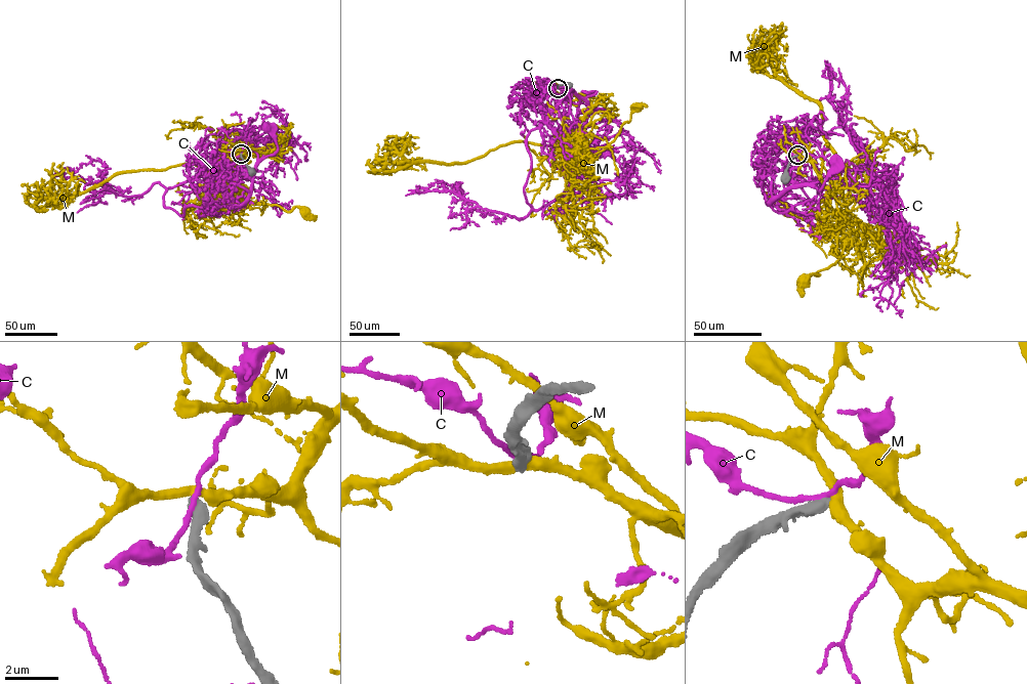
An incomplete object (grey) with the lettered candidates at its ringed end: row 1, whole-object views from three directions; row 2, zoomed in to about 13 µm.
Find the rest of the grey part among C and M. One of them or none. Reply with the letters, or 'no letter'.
no letter

